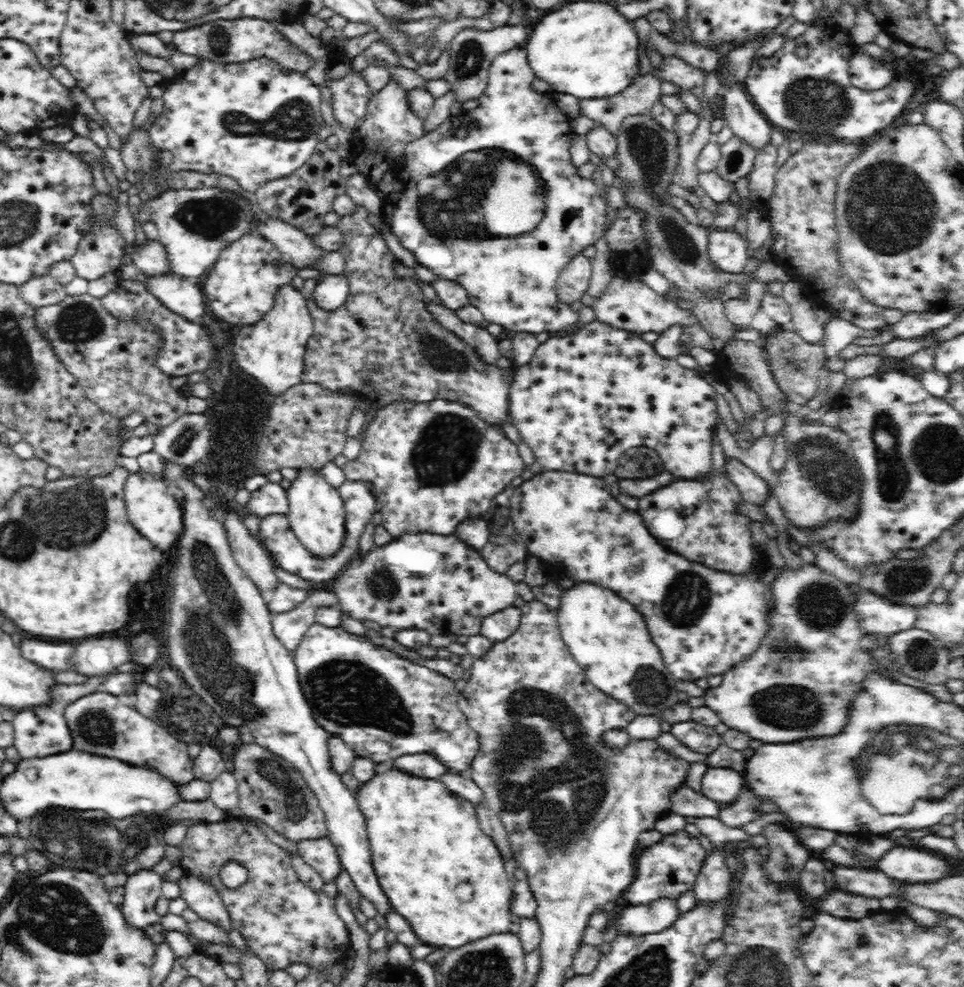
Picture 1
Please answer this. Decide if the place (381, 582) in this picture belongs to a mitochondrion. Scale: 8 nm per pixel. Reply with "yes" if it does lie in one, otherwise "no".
yes

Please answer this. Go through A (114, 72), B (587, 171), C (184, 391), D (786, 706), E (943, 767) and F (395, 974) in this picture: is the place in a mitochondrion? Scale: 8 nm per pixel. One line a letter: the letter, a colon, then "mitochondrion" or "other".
A: other
B: other
C: other
D: mitochondrion
E: mitochondrion
F: other

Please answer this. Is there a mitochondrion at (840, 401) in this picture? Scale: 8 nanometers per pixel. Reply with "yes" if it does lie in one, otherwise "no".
no

